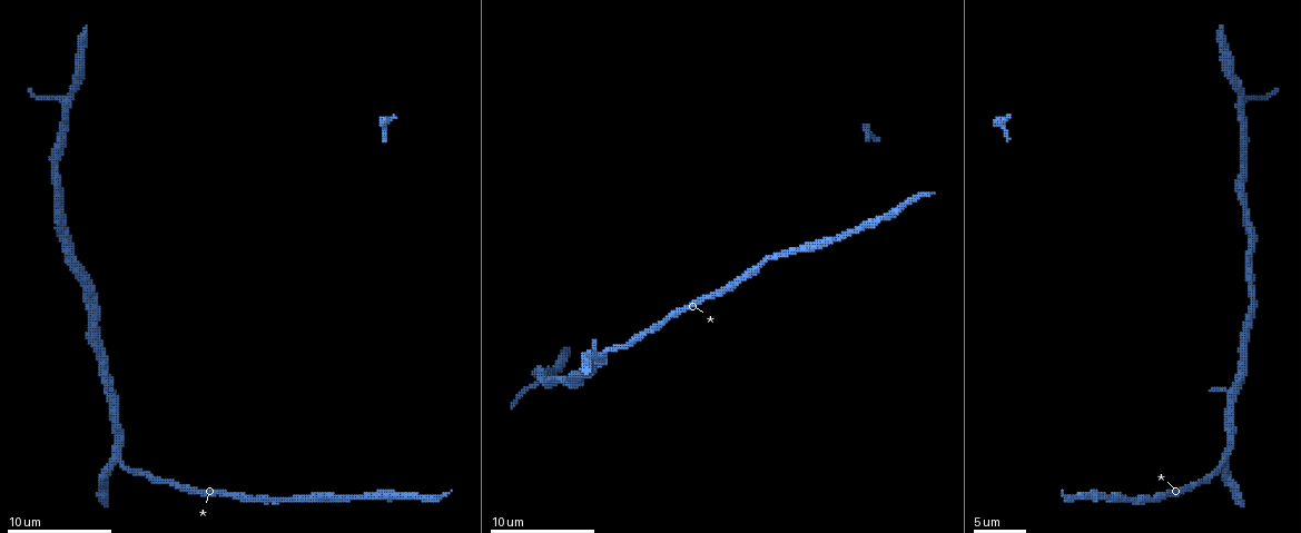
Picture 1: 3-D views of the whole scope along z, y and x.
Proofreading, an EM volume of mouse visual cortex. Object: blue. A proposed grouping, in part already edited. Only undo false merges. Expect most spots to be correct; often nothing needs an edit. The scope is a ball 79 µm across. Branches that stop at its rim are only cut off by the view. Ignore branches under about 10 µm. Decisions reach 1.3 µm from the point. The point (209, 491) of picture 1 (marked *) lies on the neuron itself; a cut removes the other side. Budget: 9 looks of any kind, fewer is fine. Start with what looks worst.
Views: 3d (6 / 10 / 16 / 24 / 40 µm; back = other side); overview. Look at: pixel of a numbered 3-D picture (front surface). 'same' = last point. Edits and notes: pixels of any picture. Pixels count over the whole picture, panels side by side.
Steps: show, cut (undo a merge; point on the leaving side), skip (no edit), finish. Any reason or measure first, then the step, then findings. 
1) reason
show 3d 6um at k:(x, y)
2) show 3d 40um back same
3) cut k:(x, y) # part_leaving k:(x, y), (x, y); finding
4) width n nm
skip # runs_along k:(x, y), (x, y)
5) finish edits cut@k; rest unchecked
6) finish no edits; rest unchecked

thick turns thin
show 3d 10um at 1:(1231, 405)

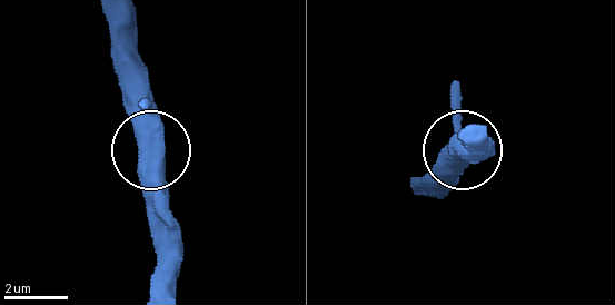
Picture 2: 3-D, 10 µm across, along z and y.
width 620 nm
skip # runs_along 2:(170, 282), (157, 242), (157, 114), (149, 77); all the same neuron

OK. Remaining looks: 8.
show 3d 10um at 1:(68, 238)

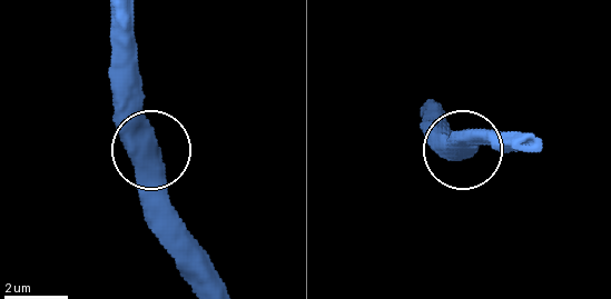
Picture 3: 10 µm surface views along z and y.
skip # runs_along 3:(225, 286), (161, 213), (158, 166), (135, 73); all the same neuron

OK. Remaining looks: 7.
thin neck
show 3d 6um at 1:(1250, 285)

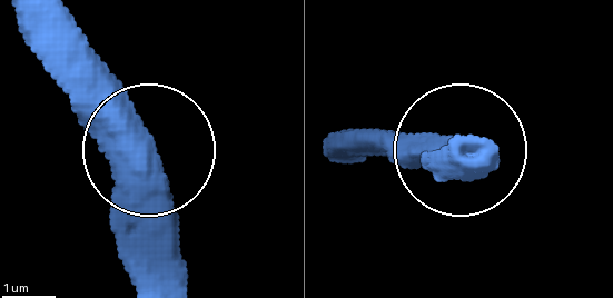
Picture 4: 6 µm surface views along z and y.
other side
show 3d 6um back at 4:(150, 156)

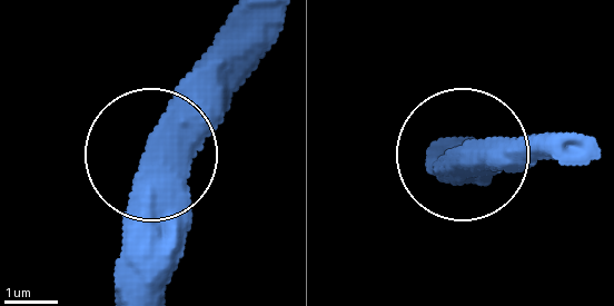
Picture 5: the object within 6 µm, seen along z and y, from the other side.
width 480 nm
skip # runs_along 5:(130, 284), (144, 165), (255, 49); one neuron here

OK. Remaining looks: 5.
calibre changes
show 3d 10um at 1:(1242, 361)

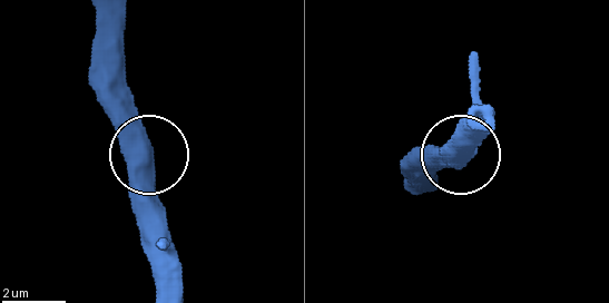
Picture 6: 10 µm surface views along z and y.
skip # runs_along 6:(175, 285), (175, 254), (150, 197), (150, 149), (119, 57); all the same neuron

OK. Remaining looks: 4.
finish no edits; rest unchecked

